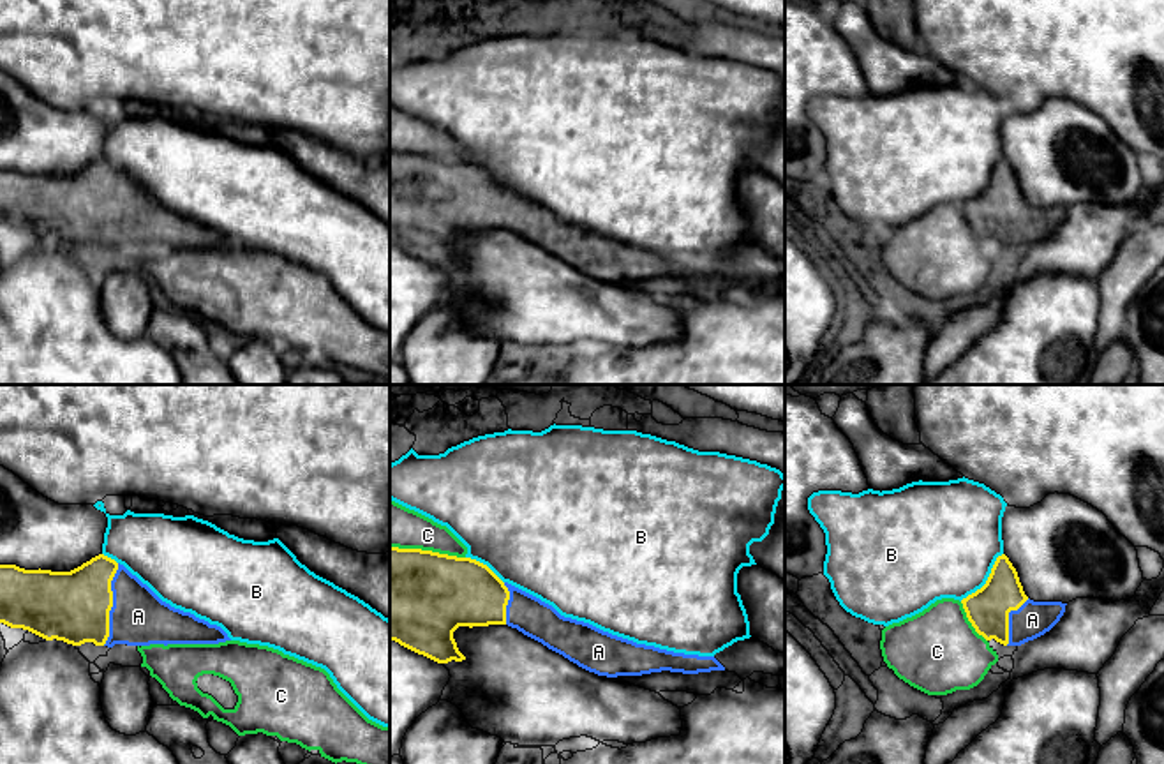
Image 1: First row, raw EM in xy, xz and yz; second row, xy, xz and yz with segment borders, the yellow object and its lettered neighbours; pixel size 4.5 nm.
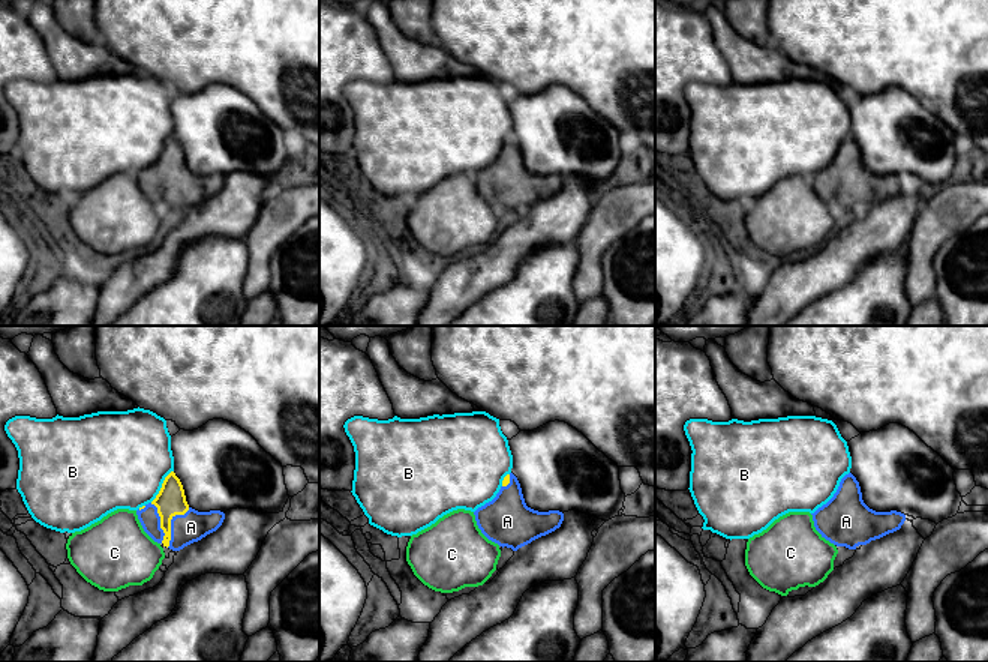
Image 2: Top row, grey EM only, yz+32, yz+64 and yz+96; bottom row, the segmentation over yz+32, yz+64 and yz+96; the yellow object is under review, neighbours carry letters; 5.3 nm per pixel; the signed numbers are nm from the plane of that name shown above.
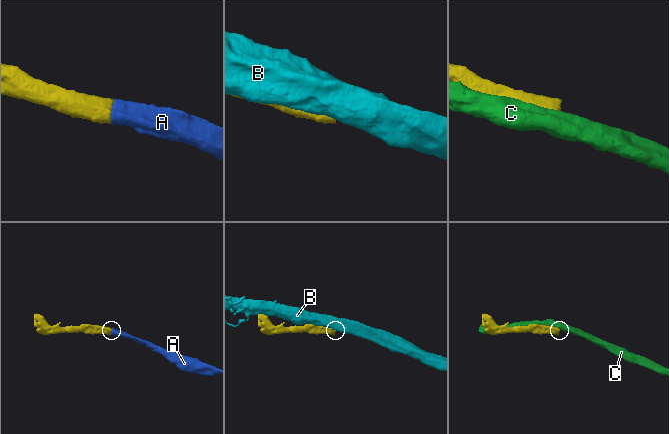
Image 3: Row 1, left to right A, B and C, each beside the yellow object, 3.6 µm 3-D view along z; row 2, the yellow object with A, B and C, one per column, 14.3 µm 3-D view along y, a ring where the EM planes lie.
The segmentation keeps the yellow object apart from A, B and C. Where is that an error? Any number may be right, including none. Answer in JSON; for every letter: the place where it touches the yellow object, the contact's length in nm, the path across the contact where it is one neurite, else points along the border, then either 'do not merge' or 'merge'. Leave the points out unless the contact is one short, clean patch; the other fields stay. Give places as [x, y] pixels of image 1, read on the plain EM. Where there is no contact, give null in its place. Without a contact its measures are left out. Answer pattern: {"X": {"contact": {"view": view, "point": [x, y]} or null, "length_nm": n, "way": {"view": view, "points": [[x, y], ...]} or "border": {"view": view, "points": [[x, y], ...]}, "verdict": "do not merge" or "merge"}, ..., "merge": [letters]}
{"A": {"contact": {"view": "xy", "point": [111, 209]}, "length_nm": 380, "verdict": "merge"}, "B": {"contact": {"view": "yz", "point": [986, 186]}, "length_nm": 300, "verdict": "do not merge"}, "C": {"contact": {"view": "xz", "point": [427, 156]}, "length_nm": 340, "verdict": "do not merge"}, "merge": ["A"]}

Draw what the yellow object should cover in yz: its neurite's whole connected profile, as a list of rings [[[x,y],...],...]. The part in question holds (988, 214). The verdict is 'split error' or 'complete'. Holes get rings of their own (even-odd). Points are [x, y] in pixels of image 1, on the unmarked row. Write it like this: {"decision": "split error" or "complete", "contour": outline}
{"decision": "split error", "contour": [[[1005,159],[996,162],[986,189],[961,208],[975,236],[1004,251],[1021,251],[1044,240],[1060,226],[1067,210],[1030,205]]]}

